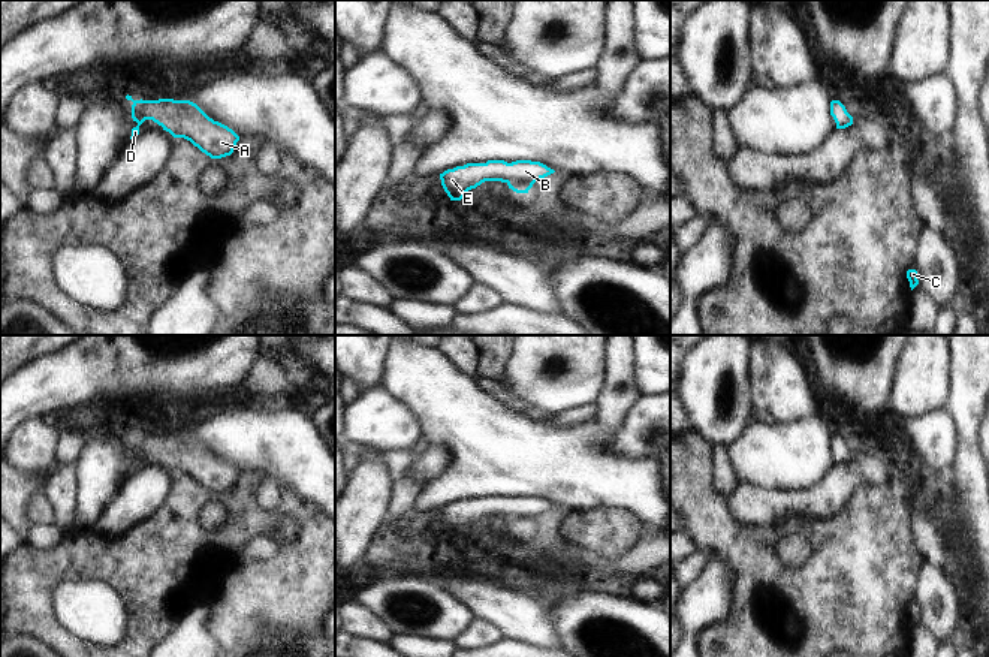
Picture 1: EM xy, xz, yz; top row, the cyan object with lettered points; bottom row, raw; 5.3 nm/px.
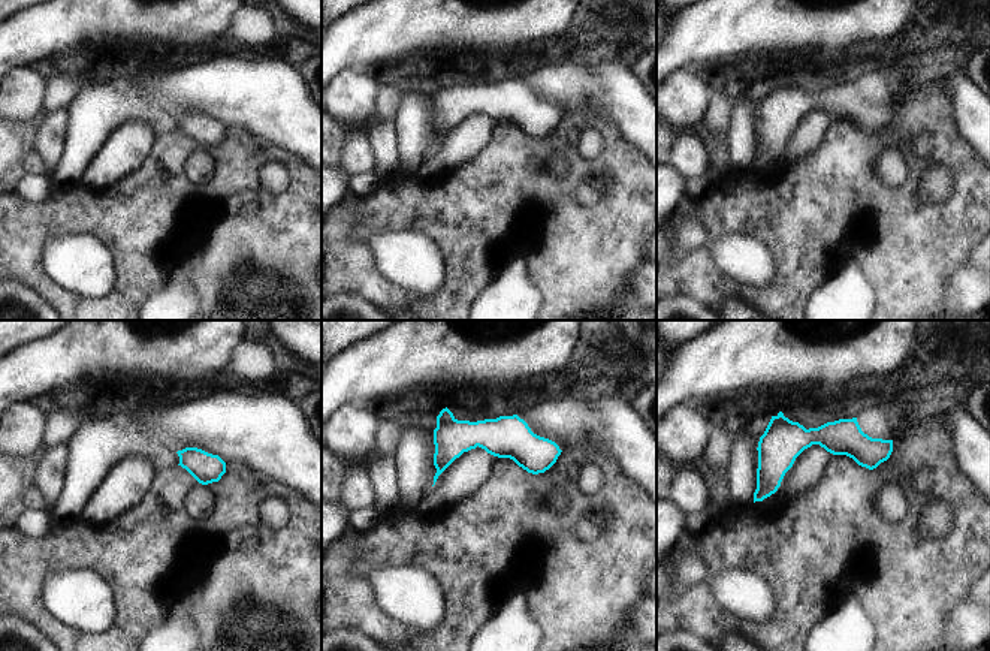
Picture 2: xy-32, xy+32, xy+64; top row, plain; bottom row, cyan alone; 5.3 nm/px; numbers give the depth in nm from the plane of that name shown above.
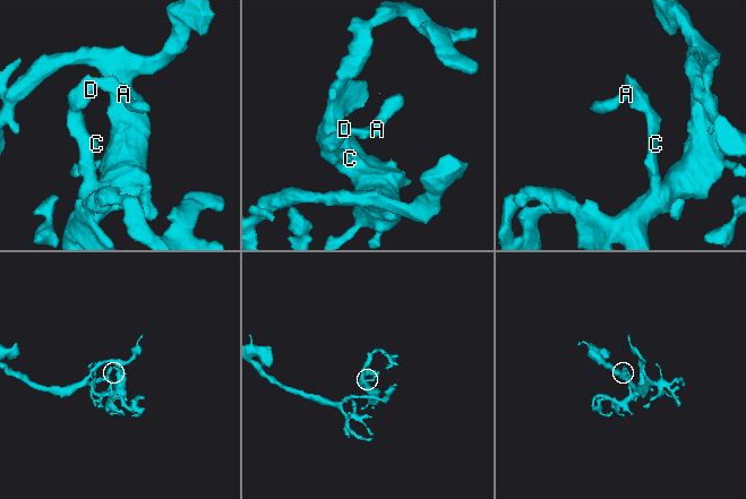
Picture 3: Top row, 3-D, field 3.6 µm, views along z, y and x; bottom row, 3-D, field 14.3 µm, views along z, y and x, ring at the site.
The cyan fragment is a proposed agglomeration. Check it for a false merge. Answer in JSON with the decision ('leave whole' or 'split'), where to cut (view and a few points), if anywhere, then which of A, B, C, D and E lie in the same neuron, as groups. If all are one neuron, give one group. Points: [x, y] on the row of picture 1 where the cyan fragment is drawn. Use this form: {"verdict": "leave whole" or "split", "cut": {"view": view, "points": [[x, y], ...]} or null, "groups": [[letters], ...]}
{"verdict": "leave whole", "cut": null, "groups": [["A", "B", "C", "D", "E"]]}

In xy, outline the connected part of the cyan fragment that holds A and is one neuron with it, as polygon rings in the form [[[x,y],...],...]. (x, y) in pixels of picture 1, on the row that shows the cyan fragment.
[[[129,94],[126,96],[126,99],[133,102],[132,118],[138,123],[138,126],[132,129],[130,139],[139,135],[139,126],[145,120],[153,120],[154,123],[162,126],[163,130],[169,132],[174,138],[184,138],[190,141],[195,147],[198,147],[211,159],[230,156],[235,150],[236,142],[239,141],[239,136],[232,129],[209,118],[196,103],[190,100],[133,100]]]

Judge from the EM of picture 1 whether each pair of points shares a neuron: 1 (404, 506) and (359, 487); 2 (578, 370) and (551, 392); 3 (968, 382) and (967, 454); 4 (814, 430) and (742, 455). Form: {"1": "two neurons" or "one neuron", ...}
{"1": "two neurons", "2": "one neuron", "3": "one neuron", "4": "one neuron"}

